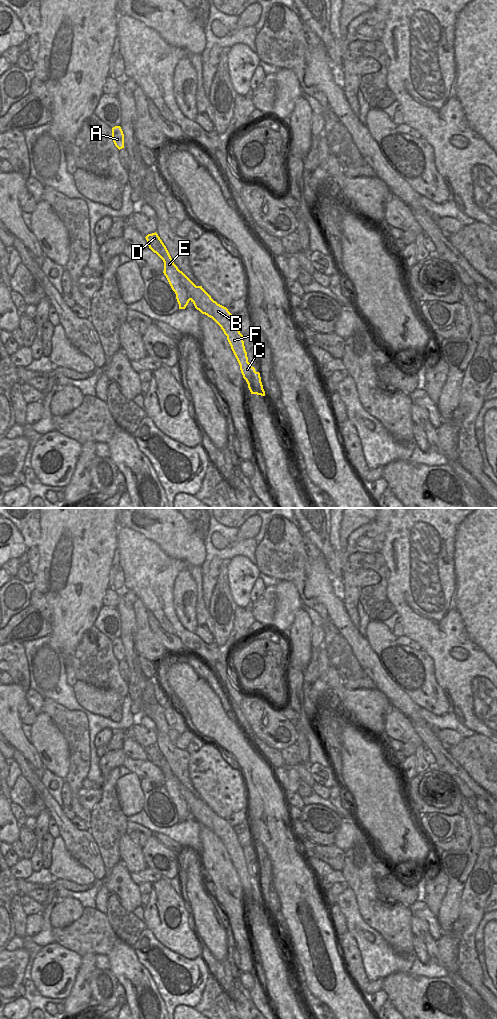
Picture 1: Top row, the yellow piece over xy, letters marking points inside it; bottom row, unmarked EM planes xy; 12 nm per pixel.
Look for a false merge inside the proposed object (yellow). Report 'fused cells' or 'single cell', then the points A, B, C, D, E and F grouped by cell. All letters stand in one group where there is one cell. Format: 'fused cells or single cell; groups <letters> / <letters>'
fused cells; groups A D E / B C F

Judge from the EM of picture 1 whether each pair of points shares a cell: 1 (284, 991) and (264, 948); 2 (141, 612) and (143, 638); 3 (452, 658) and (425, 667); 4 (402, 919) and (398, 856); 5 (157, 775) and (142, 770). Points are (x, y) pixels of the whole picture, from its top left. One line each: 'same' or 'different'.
1: same
2: same
3: different
4: different
5: same

